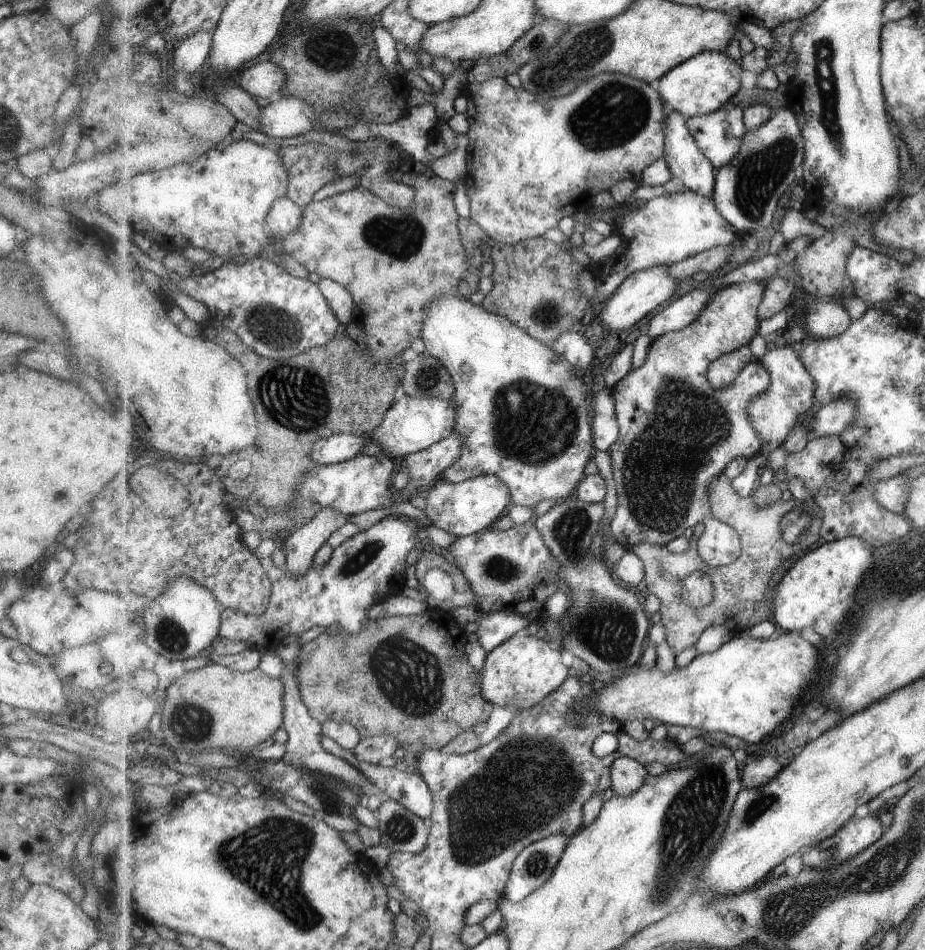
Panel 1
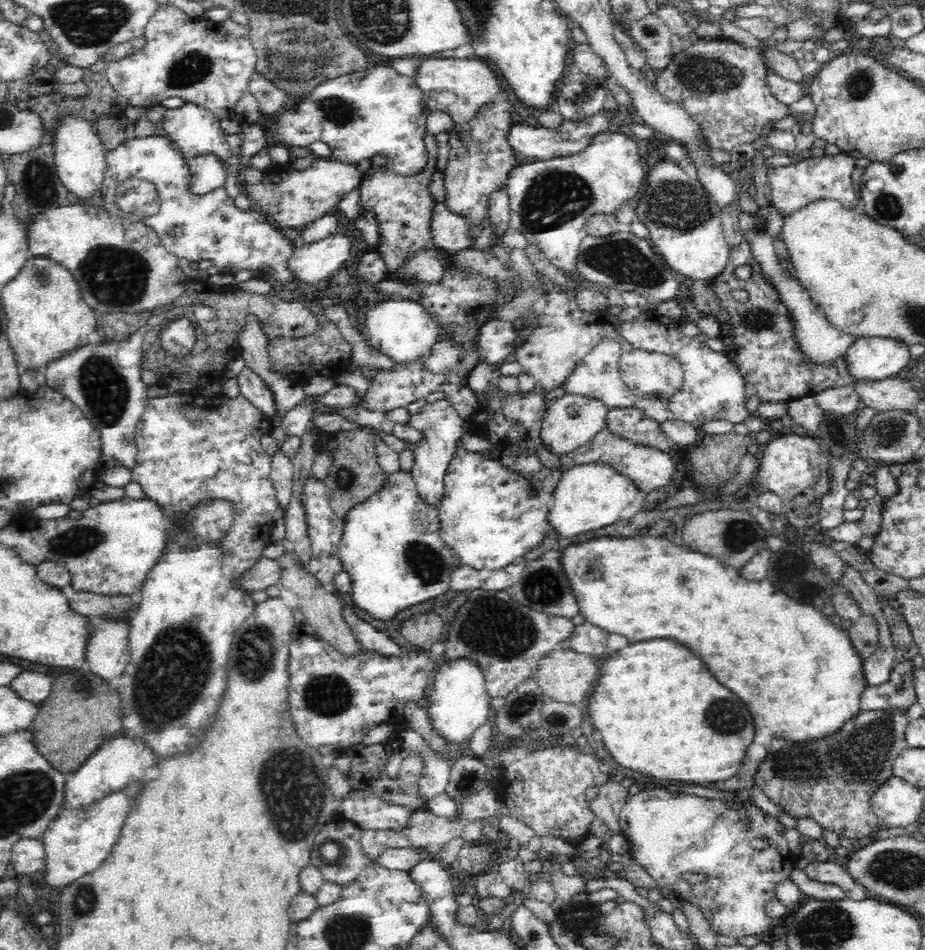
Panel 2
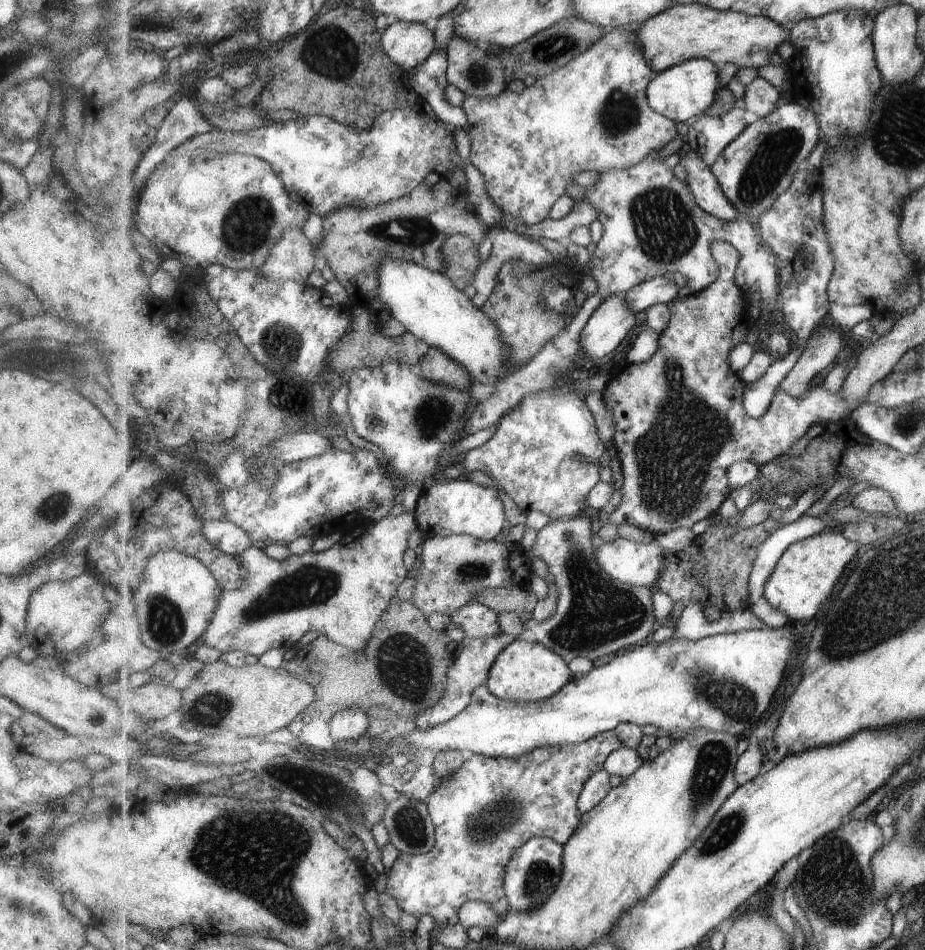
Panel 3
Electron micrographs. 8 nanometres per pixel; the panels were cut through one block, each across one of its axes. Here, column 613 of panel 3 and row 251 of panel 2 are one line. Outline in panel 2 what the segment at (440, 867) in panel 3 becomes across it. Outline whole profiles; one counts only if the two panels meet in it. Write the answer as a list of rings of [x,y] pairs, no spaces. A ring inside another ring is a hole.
[[[749,238],[732,246],[728,264],[722,274],[706,281],[712,289],[714,297],[720,301],[720,310],[702,312],[695,307],[693,294],[690,298],[678,299],[682,310],[683,320],[696,322],[702,316],[713,316],[720,323],[722,329],[718,338],[724,343],[724,354],[739,369],[746,383],[756,389],[757,397],[764,402],[791,402],[795,399],[813,397],[816,392],[828,387],[843,387],[854,382],[852,371],[848,369],[846,354],[835,362],[826,365],[816,365],[808,361],[808,357],[800,351],[796,339],[795,322],[791,312],[782,302],[777,288],[762,274],[760,263],[754,258]],[[749,265],[752,268],[751,277],[747,281],[738,279],[734,270],[739,266]],[[730,290],[746,290],[748,302],[738,302],[730,297]]]

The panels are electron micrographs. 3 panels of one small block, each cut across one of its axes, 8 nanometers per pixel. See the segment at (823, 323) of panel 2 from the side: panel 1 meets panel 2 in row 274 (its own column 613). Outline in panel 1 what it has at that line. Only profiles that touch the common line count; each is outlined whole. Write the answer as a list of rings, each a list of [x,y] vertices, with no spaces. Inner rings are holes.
[[[621,757],[612,764],[612,790],[622,797],[631,797],[649,777],[644,764],[638,760]]]

